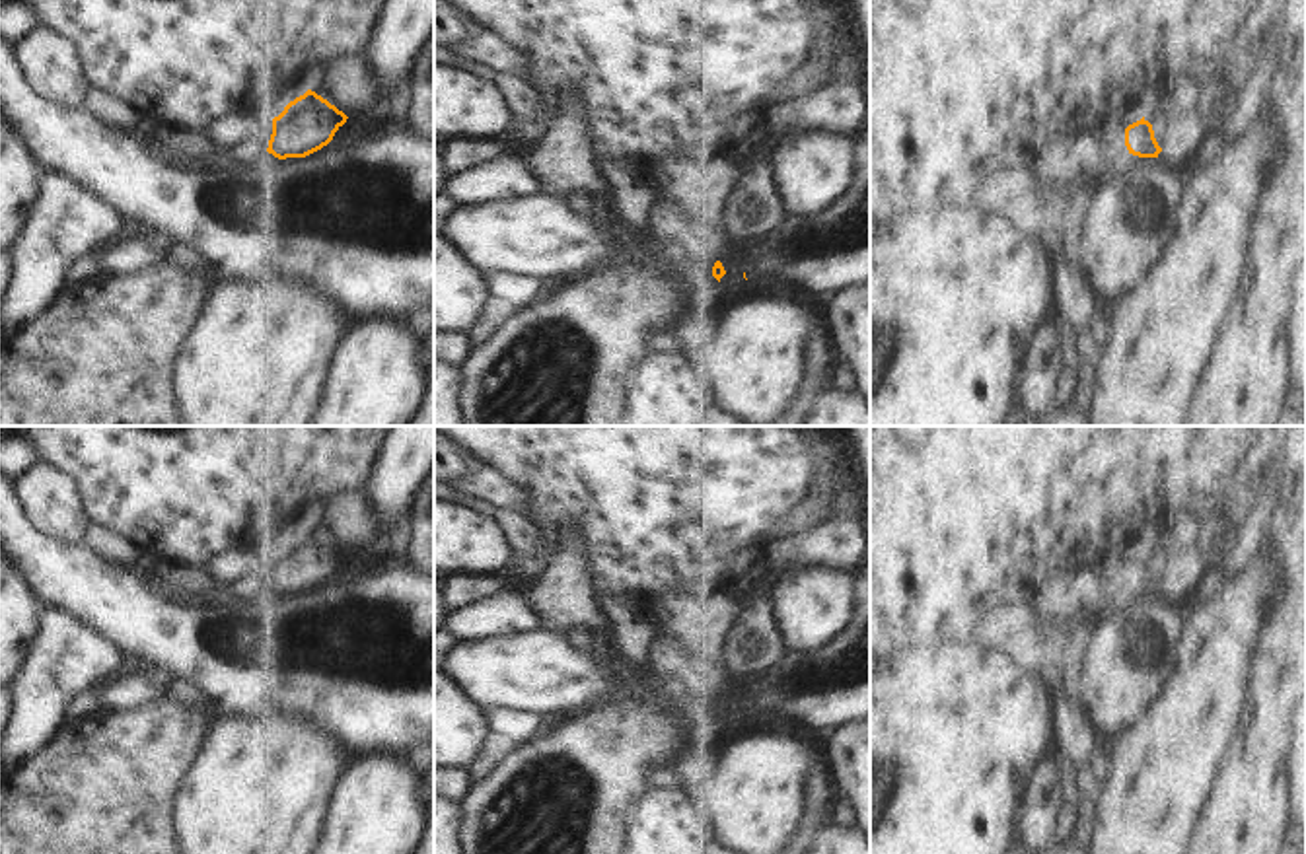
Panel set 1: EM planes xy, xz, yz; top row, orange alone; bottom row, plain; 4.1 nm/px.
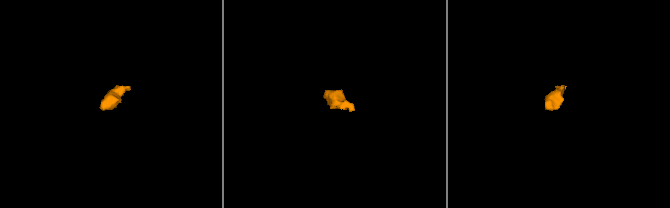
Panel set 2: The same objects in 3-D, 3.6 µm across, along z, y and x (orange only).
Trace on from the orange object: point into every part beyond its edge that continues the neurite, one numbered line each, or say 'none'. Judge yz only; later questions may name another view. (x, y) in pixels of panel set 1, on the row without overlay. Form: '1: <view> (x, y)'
1: yz (1038, 635)

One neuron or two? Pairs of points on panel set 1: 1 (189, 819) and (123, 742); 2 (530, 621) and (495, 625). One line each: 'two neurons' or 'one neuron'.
1: two neurons
2: one neuron

